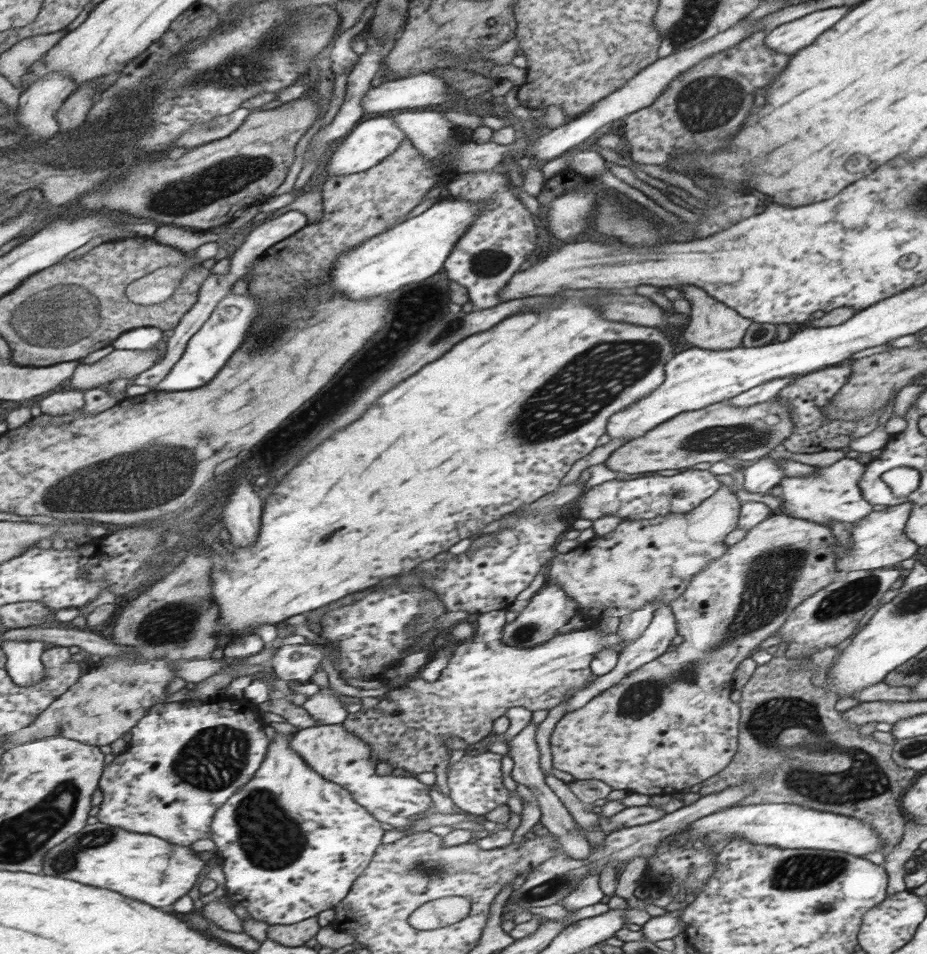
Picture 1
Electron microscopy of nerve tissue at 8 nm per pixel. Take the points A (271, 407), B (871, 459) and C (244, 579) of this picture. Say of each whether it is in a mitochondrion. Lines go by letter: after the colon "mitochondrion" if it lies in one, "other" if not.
A: other
B: other
C: other

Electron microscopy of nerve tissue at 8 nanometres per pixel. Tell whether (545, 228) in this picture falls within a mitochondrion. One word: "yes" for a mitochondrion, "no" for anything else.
no

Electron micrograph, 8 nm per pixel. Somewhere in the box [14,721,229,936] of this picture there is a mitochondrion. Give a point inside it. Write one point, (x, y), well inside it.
(60, 862)

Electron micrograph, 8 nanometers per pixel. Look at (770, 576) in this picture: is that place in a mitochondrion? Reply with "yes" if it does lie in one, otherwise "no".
yes

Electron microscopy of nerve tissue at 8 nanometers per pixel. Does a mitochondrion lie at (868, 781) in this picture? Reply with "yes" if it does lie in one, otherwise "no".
yes

